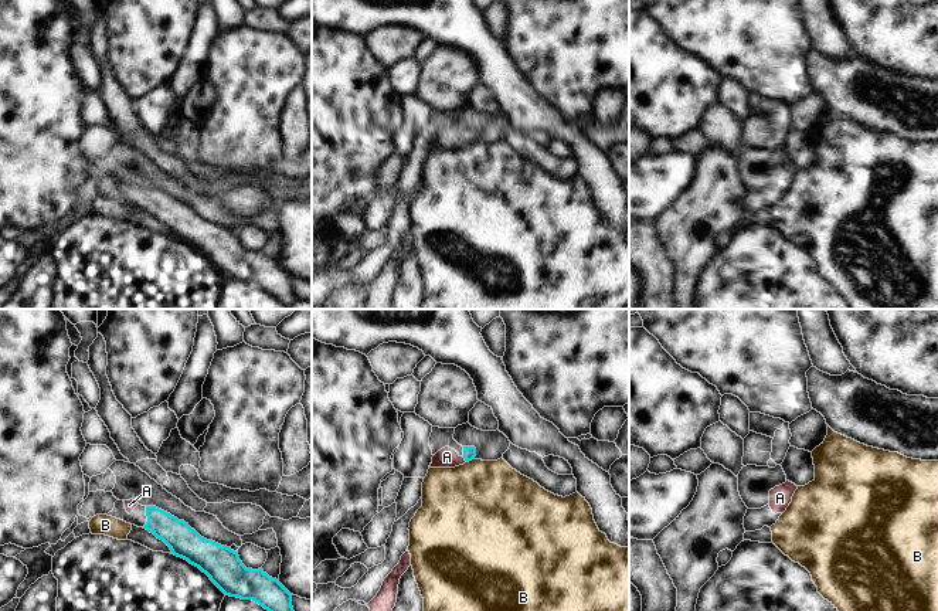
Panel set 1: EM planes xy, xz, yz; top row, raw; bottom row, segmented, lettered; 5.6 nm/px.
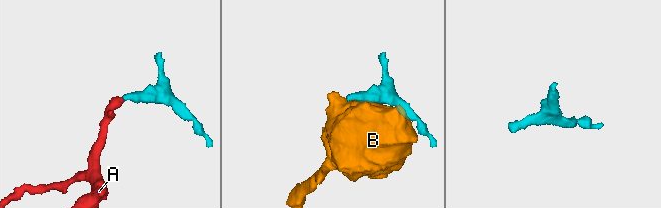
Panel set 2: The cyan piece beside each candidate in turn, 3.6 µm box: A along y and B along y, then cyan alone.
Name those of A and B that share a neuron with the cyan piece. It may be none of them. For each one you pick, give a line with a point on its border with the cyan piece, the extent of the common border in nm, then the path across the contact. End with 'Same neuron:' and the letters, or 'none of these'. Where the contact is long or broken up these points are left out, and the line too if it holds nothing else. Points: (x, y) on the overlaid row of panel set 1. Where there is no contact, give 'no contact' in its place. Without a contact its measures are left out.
A: xz (465, 460) | 40 nm | across xz (469, 452), (465, 460), (447, 457)
Same neuron: A

